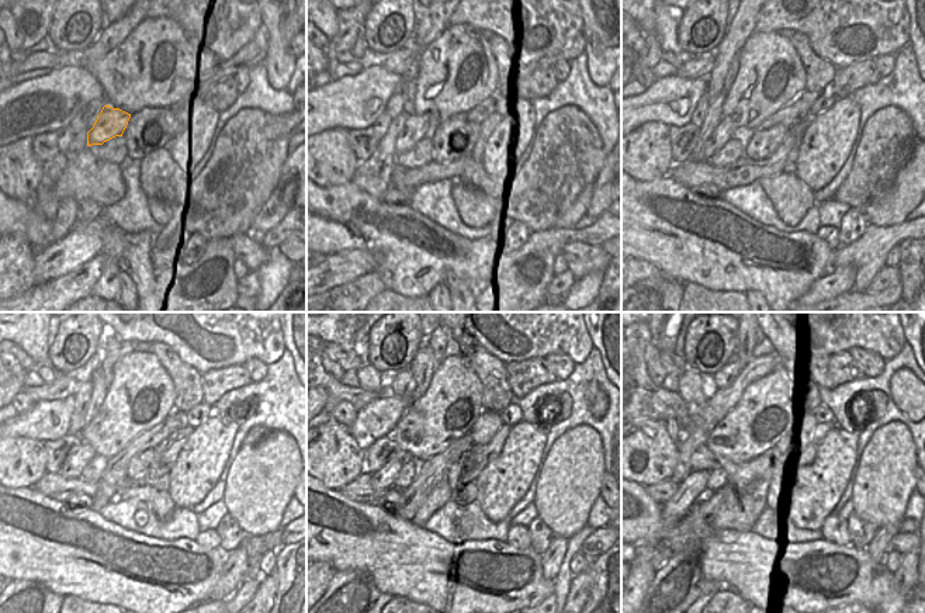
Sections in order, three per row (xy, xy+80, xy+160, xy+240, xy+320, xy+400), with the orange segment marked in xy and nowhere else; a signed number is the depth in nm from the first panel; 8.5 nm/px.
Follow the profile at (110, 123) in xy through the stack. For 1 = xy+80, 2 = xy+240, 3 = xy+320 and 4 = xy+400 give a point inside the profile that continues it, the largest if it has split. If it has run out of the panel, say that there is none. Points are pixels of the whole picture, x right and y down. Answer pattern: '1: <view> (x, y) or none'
1: xy+80 (416, 127)
2: xy+240 (79, 457)
3: xy+320 (383, 480)
4: xy+400 (682, 502)

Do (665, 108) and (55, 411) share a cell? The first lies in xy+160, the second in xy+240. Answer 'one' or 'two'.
one

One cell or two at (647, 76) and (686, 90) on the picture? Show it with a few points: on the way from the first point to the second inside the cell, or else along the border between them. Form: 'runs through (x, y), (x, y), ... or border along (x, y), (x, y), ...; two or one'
border along (657, 79), (645, 89); two

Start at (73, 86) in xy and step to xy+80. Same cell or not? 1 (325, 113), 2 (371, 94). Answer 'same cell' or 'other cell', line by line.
1: same cell
2: same cell

